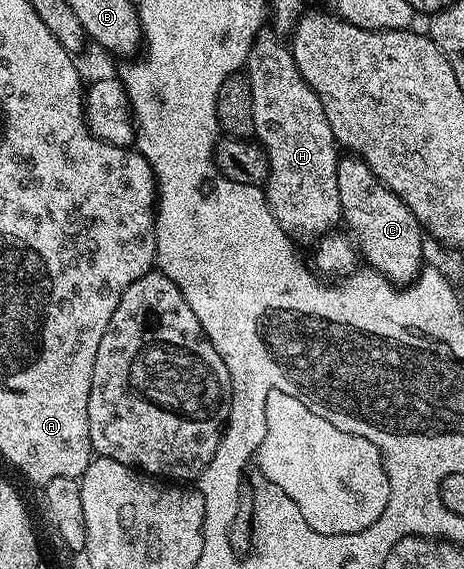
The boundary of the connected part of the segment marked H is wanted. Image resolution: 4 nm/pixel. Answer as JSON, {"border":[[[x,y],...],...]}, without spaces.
{"border":[[[273,31],[258,33],[247,62],[247,76],[251,83],[251,111],[255,111],[253,132],[256,140],[265,148],[269,160],[269,178],[265,180],[263,186],[265,202],[269,205],[271,215],[275,215],[279,227],[283,227],[283,231],[290,237],[320,239],[334,232],[343,221],[337,174],[339,146],[333,139],[327,115],[323,115],[323,103],[319,103],[319,95],[315,95],[315,91],[307,87],[303,75],[299,75],[292,48],[280,40],[284,41]]]}

